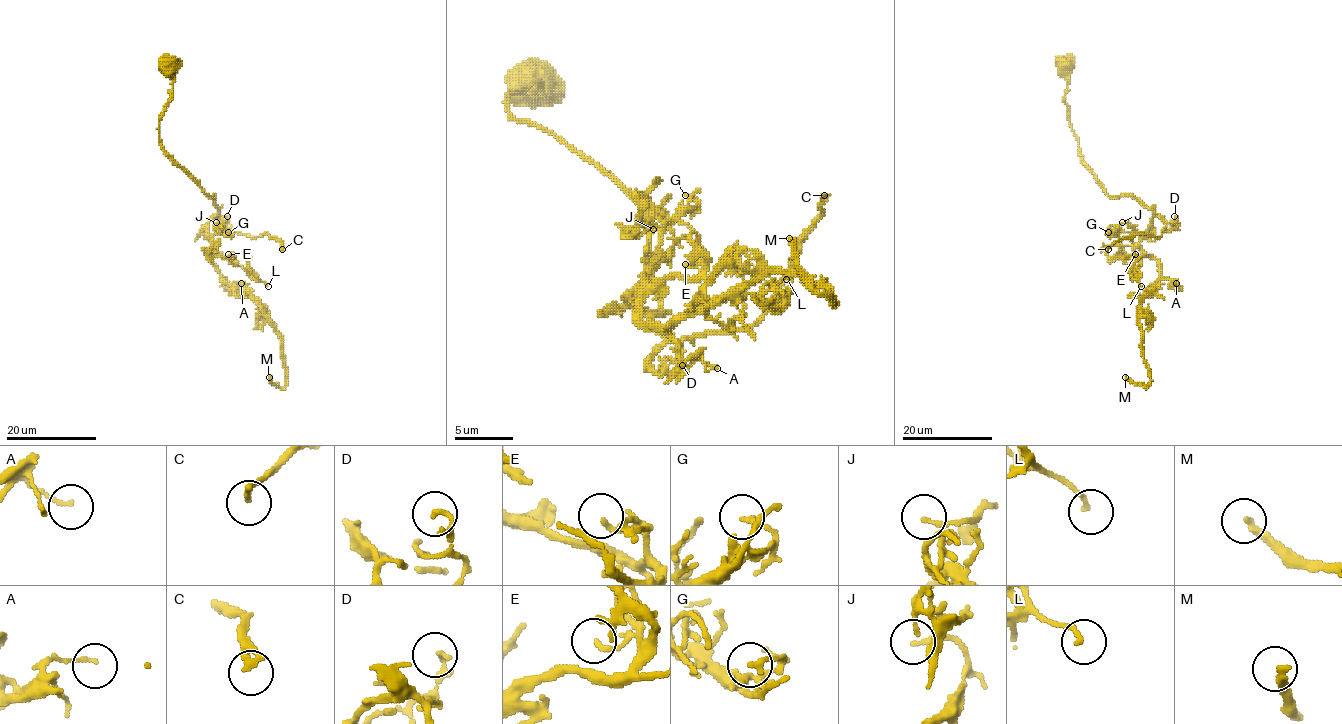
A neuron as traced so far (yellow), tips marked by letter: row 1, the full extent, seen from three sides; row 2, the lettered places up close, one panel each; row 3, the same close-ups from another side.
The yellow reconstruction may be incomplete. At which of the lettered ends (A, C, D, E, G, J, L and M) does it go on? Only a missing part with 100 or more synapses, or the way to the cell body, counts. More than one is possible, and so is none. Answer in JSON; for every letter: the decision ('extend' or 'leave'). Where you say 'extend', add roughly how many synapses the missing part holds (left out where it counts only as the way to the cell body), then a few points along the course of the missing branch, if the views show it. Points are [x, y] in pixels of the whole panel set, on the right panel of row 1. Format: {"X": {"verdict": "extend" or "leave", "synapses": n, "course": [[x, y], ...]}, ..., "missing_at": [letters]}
{"A": {"verdict": "leave"}, "C": {"verdict": "leave"}, "D": {"verdict": "leave"}, "E": {"verdict": "leave"}, "G": {"verdict": "leave"}, "J": {"verdict": "leave"}, "L": {"verdict": "leave"}, "M": {"verdict": "extend", "synapses": 700}, "missing_at": ["M"]}

